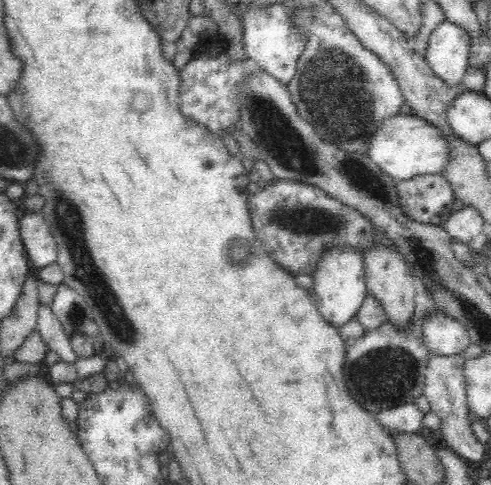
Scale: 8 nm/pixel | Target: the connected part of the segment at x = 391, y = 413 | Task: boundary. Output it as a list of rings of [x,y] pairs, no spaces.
[[[413,402],[388,407],[380,411],[376,419],[386,431],[395,433],[420,433],[422,430],[422,412]]]

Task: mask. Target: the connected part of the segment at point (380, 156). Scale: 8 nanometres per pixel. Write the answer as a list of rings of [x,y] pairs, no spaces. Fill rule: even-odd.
[[[413,113],[386,117],[368,137],[367,154],[376,166],[396,181],[421,174],[441,173],[447,163],[448,149],[441,132],[424,118]]]

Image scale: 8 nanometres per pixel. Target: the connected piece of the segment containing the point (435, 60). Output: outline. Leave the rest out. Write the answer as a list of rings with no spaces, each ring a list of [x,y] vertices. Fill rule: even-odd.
[[[444,21],[432,30],[424,57],[436,76],[455,85],[462,83],[468,68],[470,44],[472,39],[468,35],[468,29]]]

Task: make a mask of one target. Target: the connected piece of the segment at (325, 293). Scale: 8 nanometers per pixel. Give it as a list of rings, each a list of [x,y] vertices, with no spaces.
[[[329,249],[318,261],[315,272],[310,276],[314,279],[316,294],[313,297],[319,313],[333,327],[340,328],[356,316],[358,308],[362,306],[362,300],[368,296],[363,257],[354,249]]]

